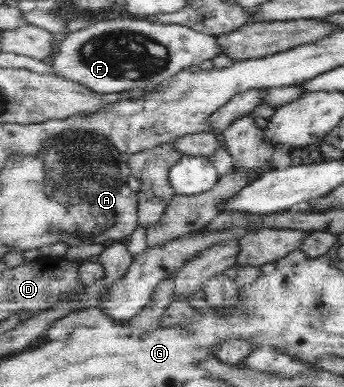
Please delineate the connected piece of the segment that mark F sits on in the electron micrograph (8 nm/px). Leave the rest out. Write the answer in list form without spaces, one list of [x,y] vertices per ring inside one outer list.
[[[120,16],[116,19],[103,19],[91,23],[86,28],[67,35],[55,48],[54,54],[47,60],[52,66],[53,74],[76,82],[98,94],[125,93],[158,87],[164,81],[171,80],[177,73],[185,71],[189,66],[197,66],[203,60],[211,60],[221,54],[216,44],[217,36],[195,32],[192,28],[179,24],[161,24],[155,19],[131,18]]]

